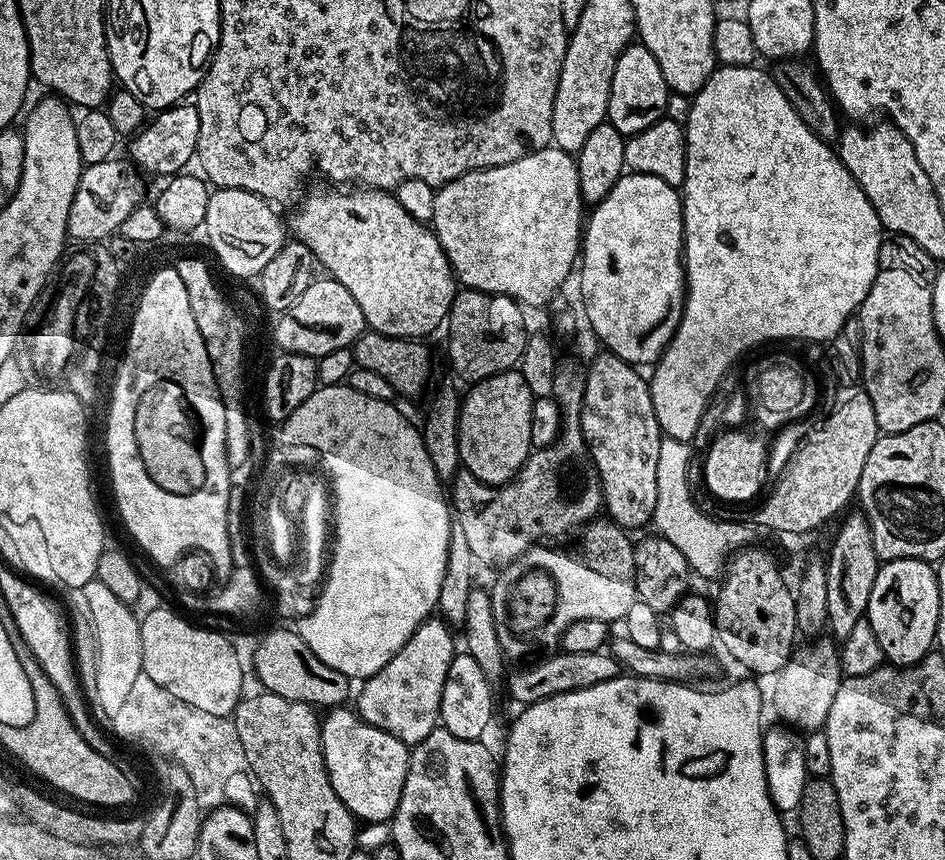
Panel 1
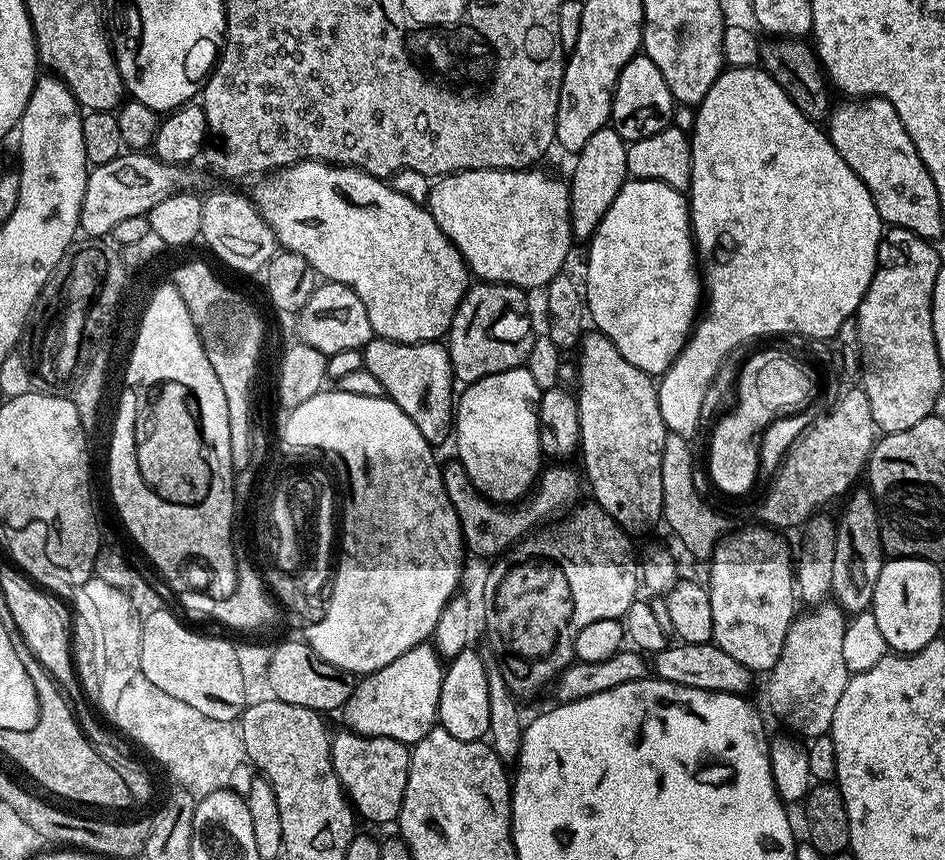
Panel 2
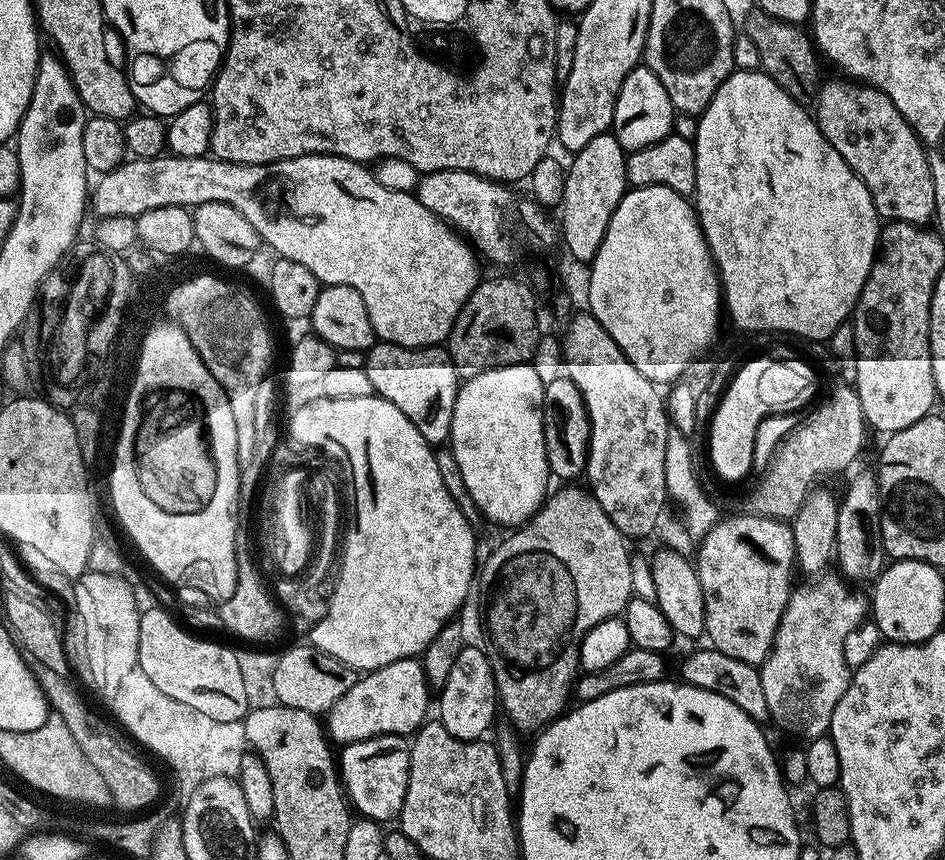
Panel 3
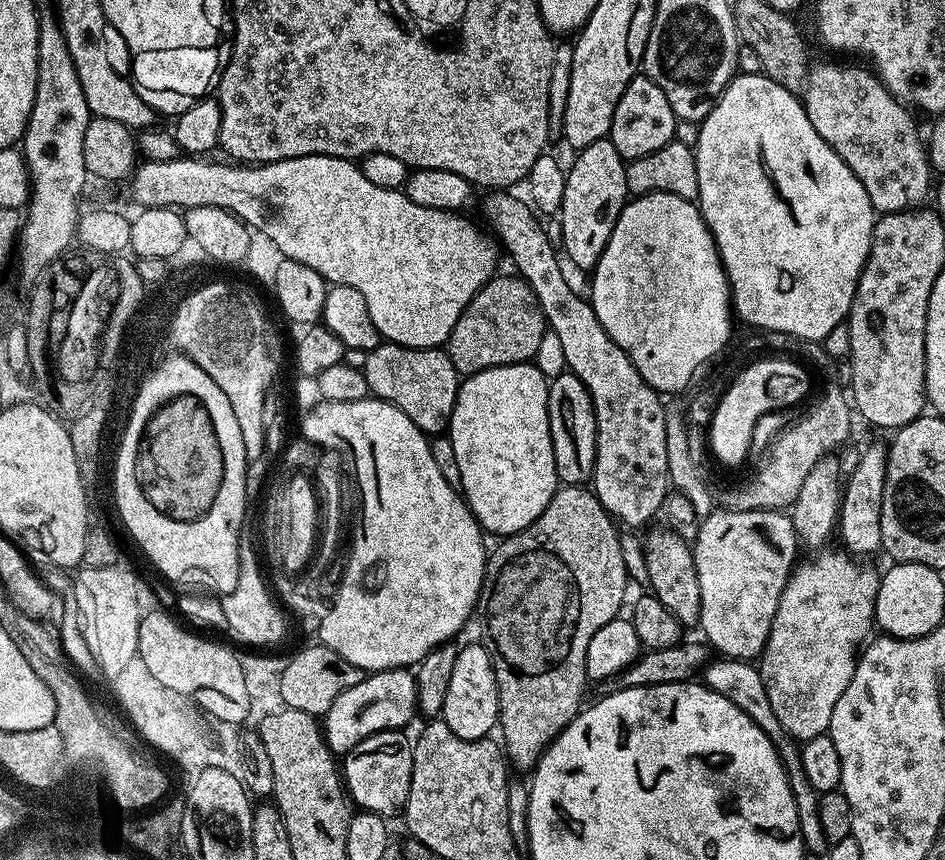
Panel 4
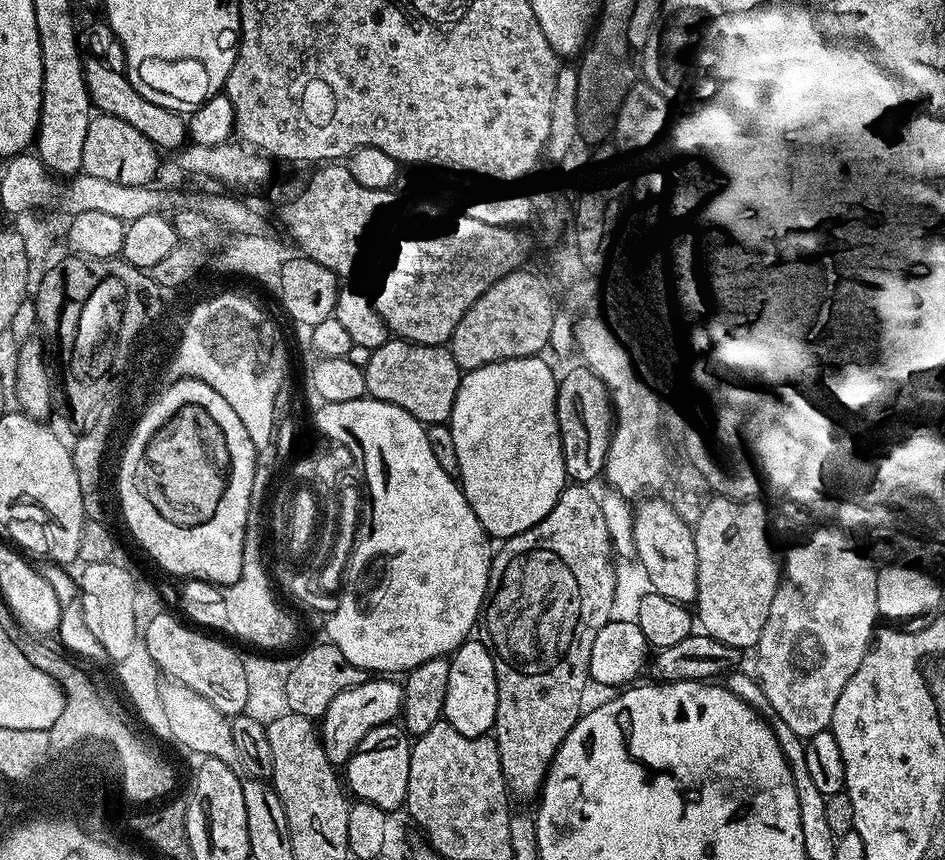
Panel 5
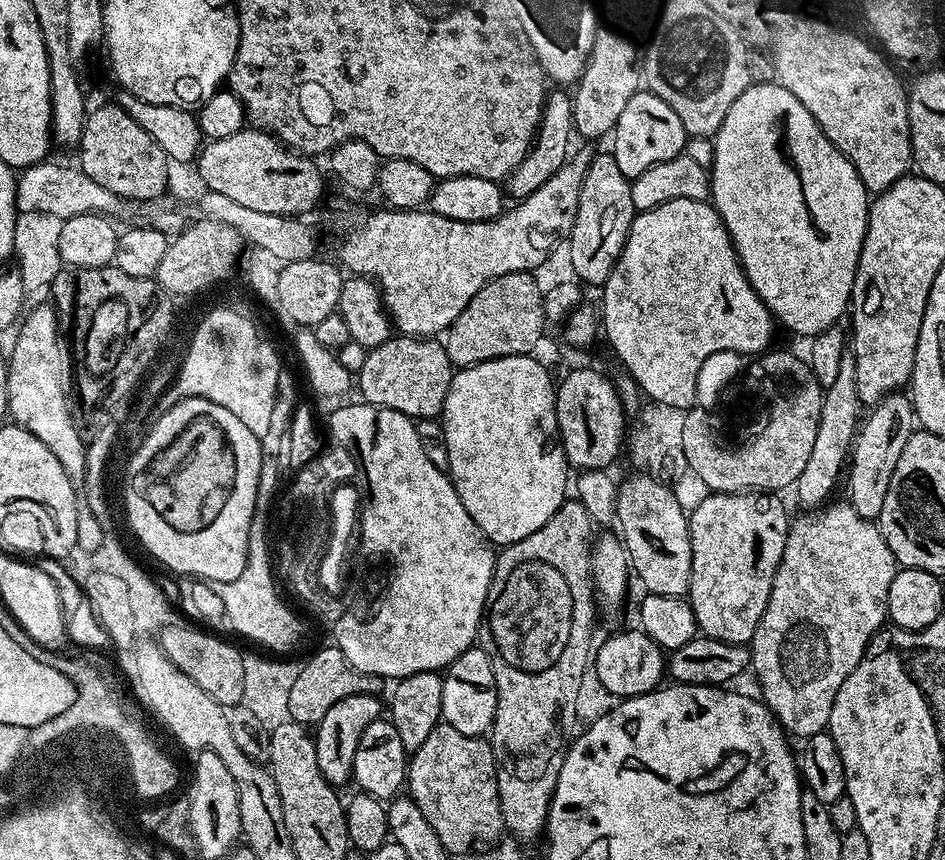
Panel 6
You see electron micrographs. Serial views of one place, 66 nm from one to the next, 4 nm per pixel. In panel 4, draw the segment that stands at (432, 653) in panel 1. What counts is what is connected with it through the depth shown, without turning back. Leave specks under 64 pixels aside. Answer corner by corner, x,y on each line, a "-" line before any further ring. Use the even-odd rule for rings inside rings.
389,668
365,675
358,686
342,690
334,706
322,717
322,731
333,754
347,754
366,738
385,730
400,730
417,715
416,678
408,668

